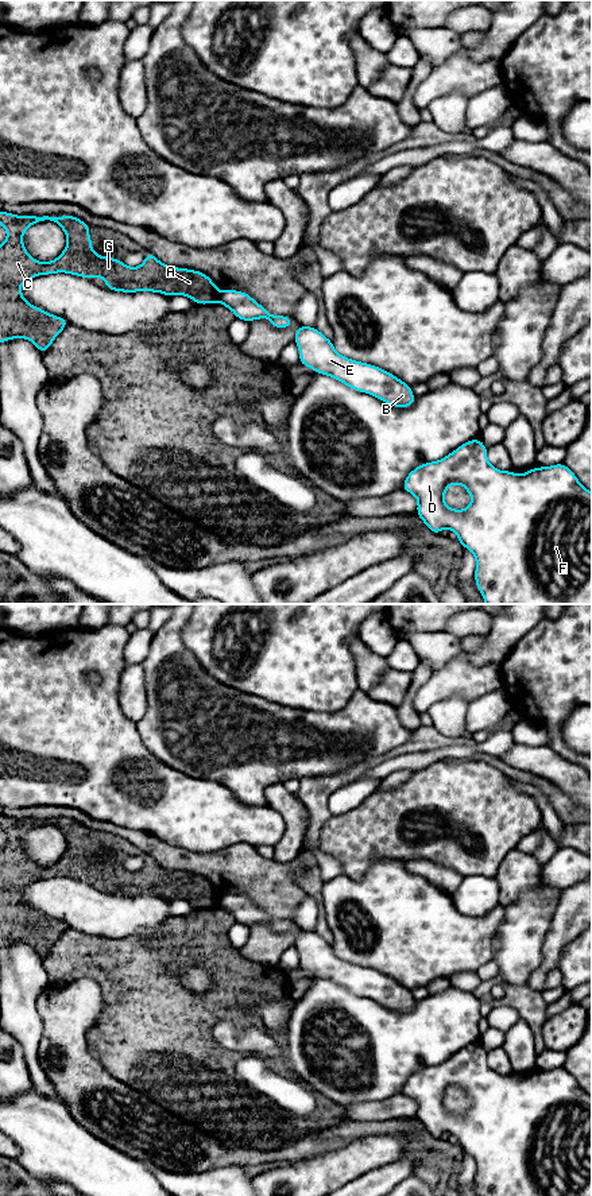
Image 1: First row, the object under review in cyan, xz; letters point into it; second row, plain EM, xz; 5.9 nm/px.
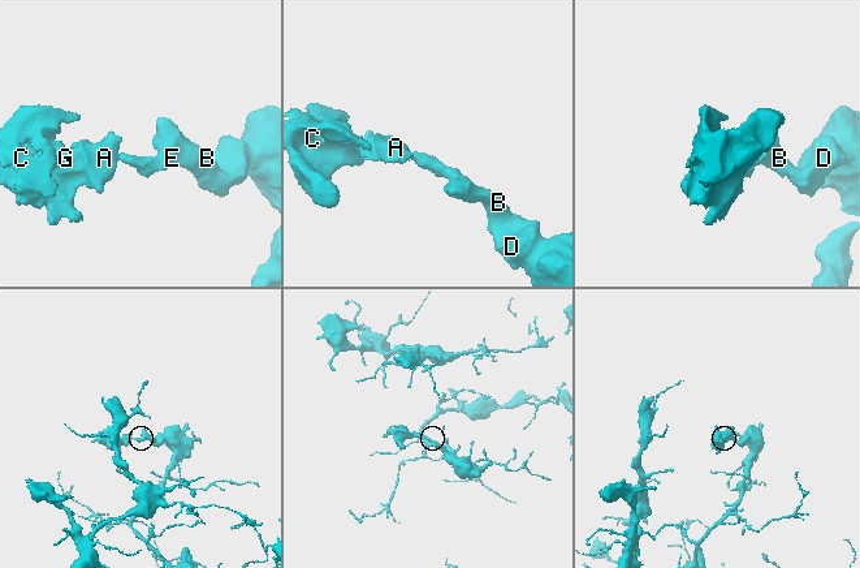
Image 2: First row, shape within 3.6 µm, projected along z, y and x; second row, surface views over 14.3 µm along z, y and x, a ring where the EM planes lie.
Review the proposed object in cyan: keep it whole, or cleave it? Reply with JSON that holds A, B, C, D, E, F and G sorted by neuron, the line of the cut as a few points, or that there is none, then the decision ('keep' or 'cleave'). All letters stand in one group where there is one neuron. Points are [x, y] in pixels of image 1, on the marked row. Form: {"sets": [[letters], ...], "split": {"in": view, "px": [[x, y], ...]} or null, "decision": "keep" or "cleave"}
{"sets": [["A", "C", "G"], ["B", "D", "E", "F"]], "split": {"in": "xz", "px": [[220, 291], [216, 301]]}, "decision": "cleave"}

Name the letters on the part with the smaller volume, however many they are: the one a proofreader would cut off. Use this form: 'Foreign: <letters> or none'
Foreign: A, C, G

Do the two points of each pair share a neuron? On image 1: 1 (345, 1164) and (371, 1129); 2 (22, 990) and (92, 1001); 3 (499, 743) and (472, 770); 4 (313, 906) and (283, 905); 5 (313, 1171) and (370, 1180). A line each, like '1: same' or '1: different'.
1: different
2: different
3: different
4: different
5: different

